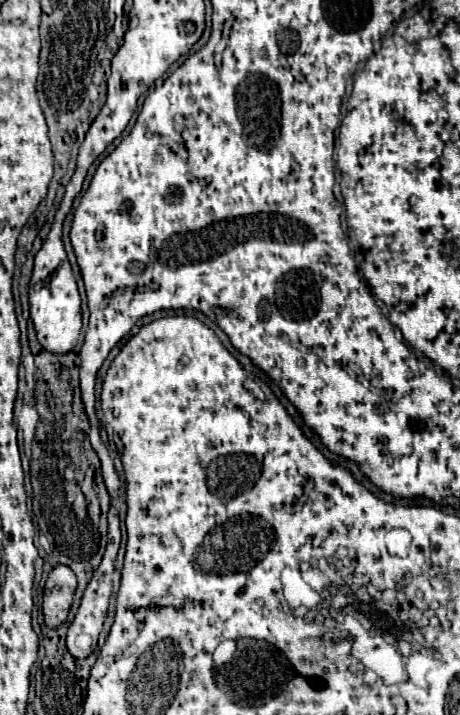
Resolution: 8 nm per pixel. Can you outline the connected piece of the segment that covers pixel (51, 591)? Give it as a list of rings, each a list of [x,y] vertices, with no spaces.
[[[55,566],[47,578],[45,594],[43,594],[43,614],[45,624],[49,628],[57,628],[65,622],[69,608],[73,604],[73,596],[77,590],[75,572],[69,566]]]

